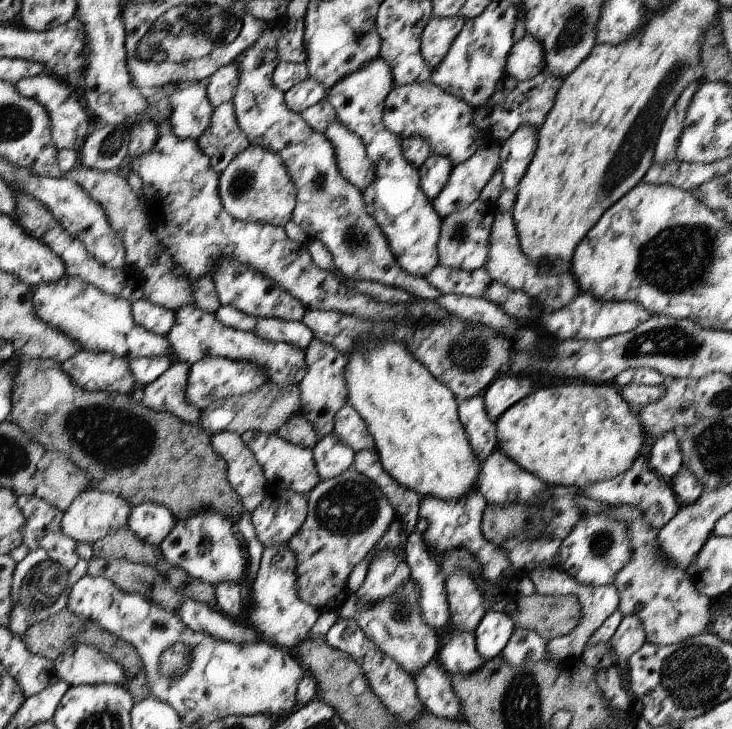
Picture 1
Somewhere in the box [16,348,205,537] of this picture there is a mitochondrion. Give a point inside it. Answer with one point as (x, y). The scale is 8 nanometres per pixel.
(84, 425)

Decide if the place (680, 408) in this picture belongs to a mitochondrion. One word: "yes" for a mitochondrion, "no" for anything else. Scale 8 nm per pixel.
yes

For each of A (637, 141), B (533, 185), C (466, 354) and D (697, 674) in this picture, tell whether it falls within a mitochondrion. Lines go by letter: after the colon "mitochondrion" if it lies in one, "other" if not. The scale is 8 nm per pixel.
A: mitochondrion
B: other
C: mitochondrion
D: mitochondrion

